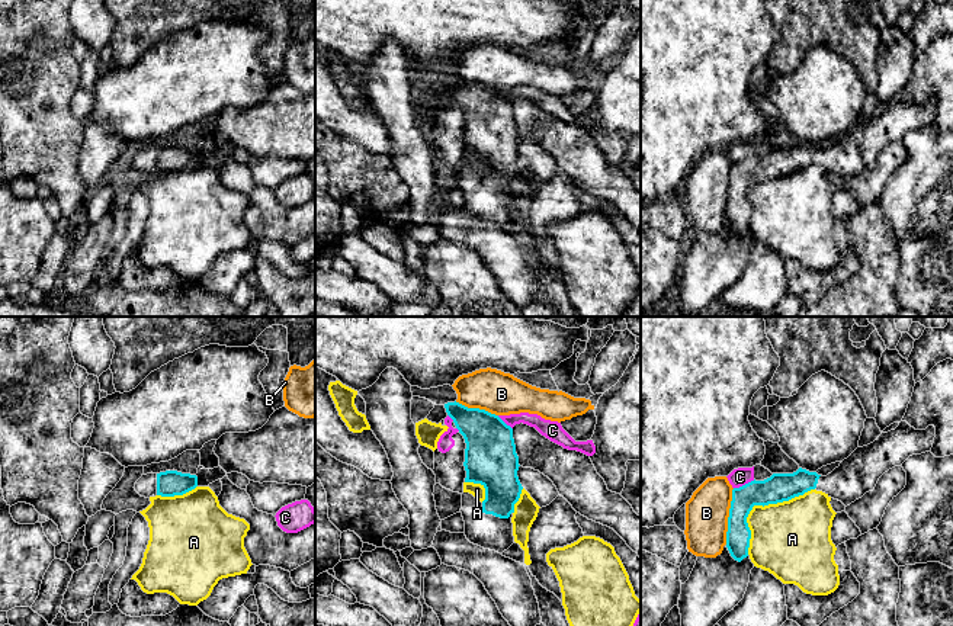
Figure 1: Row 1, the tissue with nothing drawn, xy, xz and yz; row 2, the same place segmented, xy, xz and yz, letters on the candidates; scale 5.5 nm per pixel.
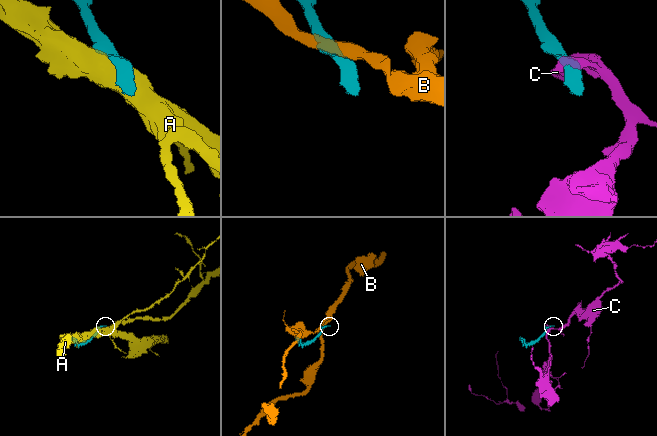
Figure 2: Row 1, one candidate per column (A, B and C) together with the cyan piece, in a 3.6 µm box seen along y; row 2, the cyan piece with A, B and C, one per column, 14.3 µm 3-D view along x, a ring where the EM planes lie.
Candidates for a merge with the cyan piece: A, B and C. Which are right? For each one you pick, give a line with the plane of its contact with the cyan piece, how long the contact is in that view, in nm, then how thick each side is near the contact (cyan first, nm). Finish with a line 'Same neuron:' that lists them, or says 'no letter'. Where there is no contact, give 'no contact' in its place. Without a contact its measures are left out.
Same neuron: no letter

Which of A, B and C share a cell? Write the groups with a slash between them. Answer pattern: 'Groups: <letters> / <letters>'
Groups: A / B / C

